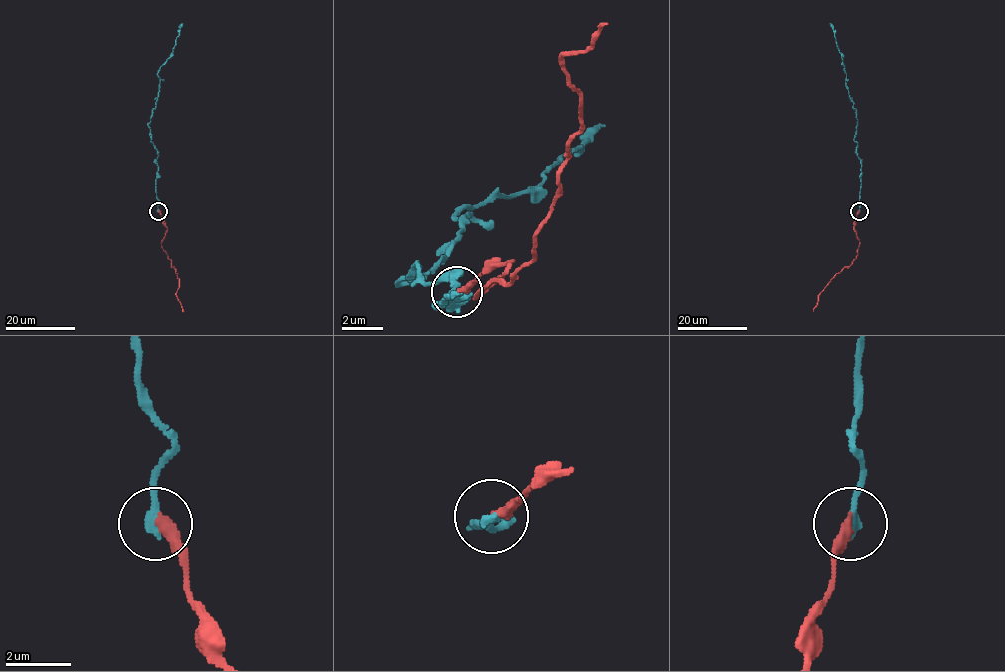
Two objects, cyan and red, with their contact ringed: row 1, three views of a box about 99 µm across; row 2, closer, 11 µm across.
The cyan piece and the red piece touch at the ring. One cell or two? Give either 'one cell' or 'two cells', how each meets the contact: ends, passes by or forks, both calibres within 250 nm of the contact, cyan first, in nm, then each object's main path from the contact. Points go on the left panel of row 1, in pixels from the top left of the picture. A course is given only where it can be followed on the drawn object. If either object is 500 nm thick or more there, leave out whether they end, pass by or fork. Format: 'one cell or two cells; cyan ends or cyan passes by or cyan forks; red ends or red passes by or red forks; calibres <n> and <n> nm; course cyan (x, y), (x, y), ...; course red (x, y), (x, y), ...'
one cell; cyan ends; red ends; calibres 320 and 340 nm; course cyan (158, 211), (158, 153), (149, 123), (159, 94), (159, 68), (172, 52), (182, 24); course red (158, 211), (167, 228), (162, 249), (179, 279), (176, 295), (184, 311)

